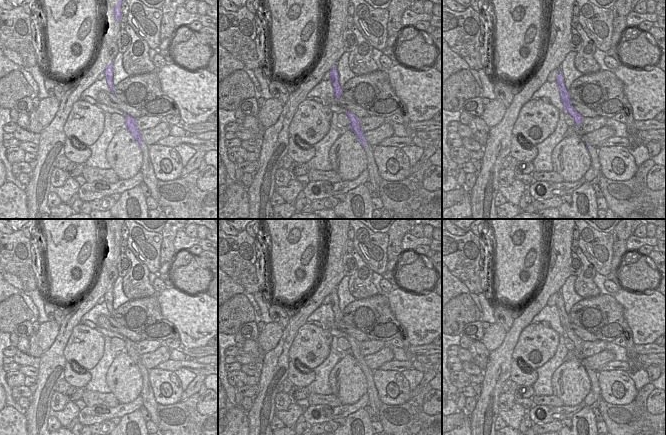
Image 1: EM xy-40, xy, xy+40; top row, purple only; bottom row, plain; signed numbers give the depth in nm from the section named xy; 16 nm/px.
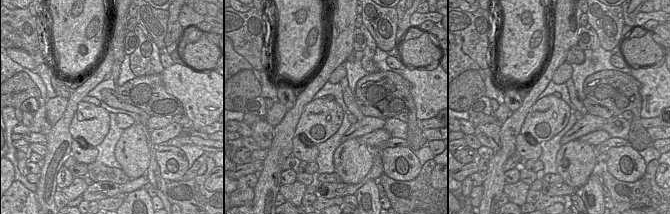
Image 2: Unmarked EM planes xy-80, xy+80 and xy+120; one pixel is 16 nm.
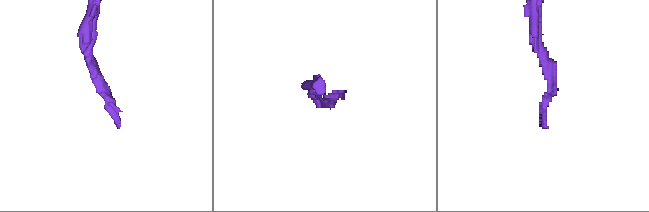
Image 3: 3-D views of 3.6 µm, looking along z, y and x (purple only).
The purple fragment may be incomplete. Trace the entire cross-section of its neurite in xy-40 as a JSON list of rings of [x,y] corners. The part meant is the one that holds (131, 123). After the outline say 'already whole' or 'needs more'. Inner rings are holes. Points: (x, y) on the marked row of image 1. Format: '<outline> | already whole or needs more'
[[[125,115],[126,124],[125,127],[130,132],[132,137],[138,143],[138,146],[142,152],[143,164],[140,169],[143,177],[143,181],[151,192],[151,197],[158,203],[159,198],[157,194],[157,183],[158,179],[155,176],[153,165],[151,164],[149,158],[149,146],[143,141],[141,137],[141,131],[137,128],[137,119],[131,117],[130,115]]] | needs more

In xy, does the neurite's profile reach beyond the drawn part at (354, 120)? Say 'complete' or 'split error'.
split error

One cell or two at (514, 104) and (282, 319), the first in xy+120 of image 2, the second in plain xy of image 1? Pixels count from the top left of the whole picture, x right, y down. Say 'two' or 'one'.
one

